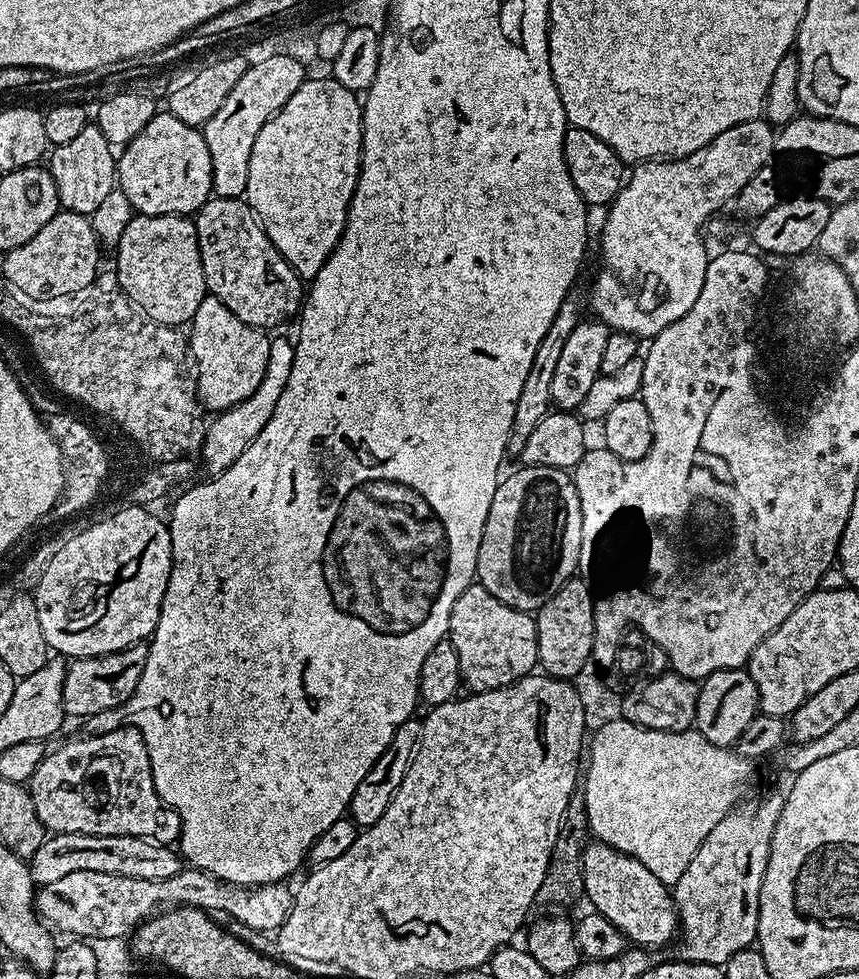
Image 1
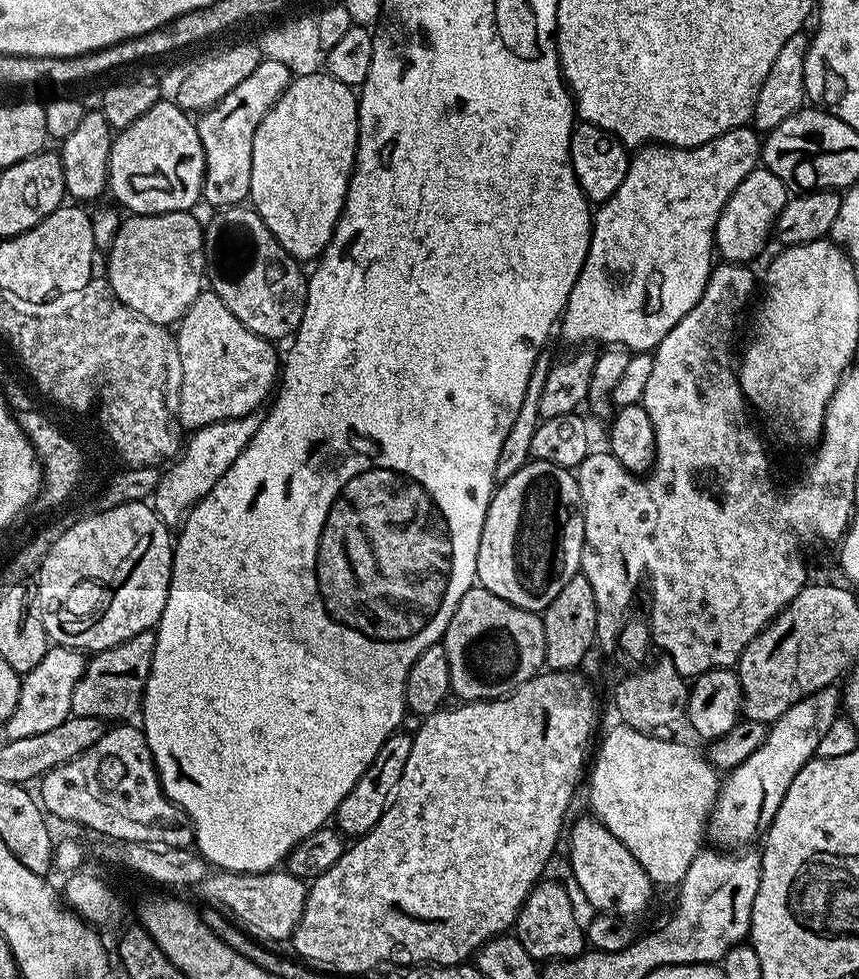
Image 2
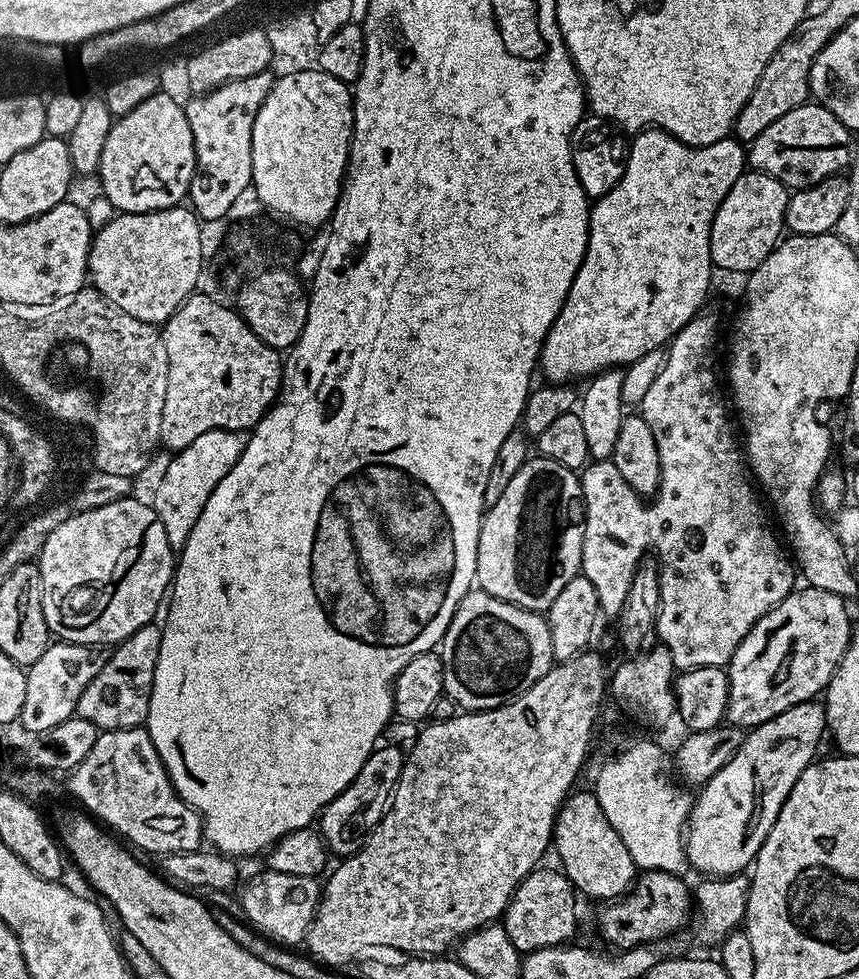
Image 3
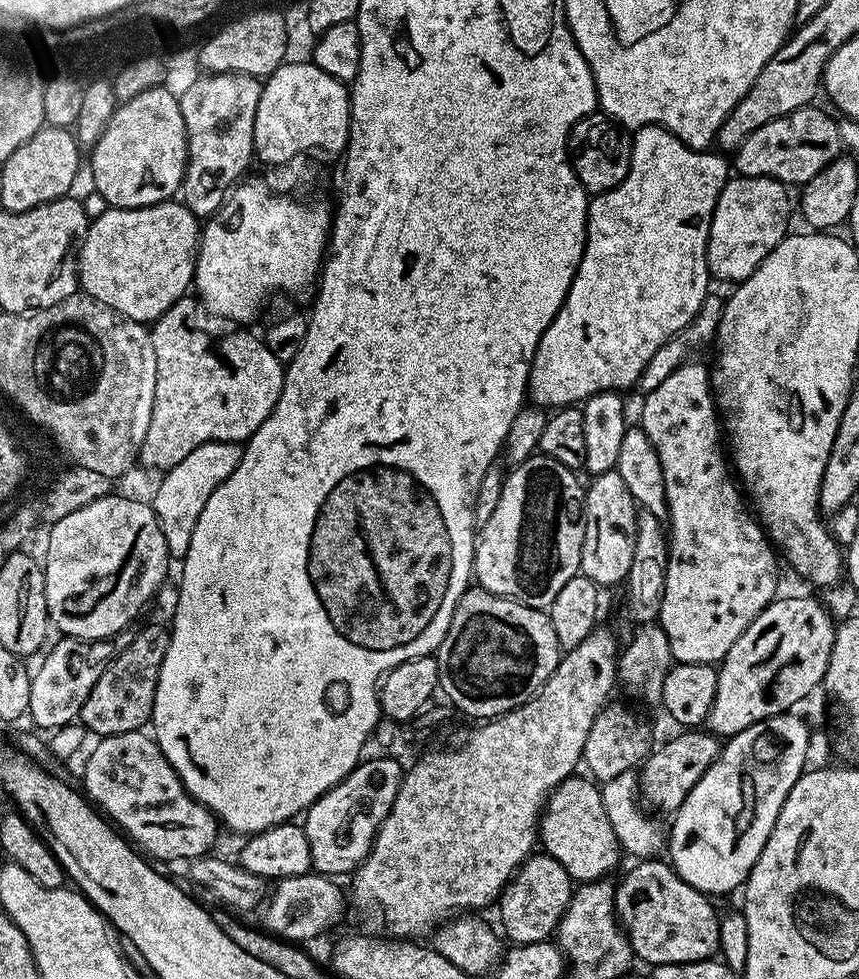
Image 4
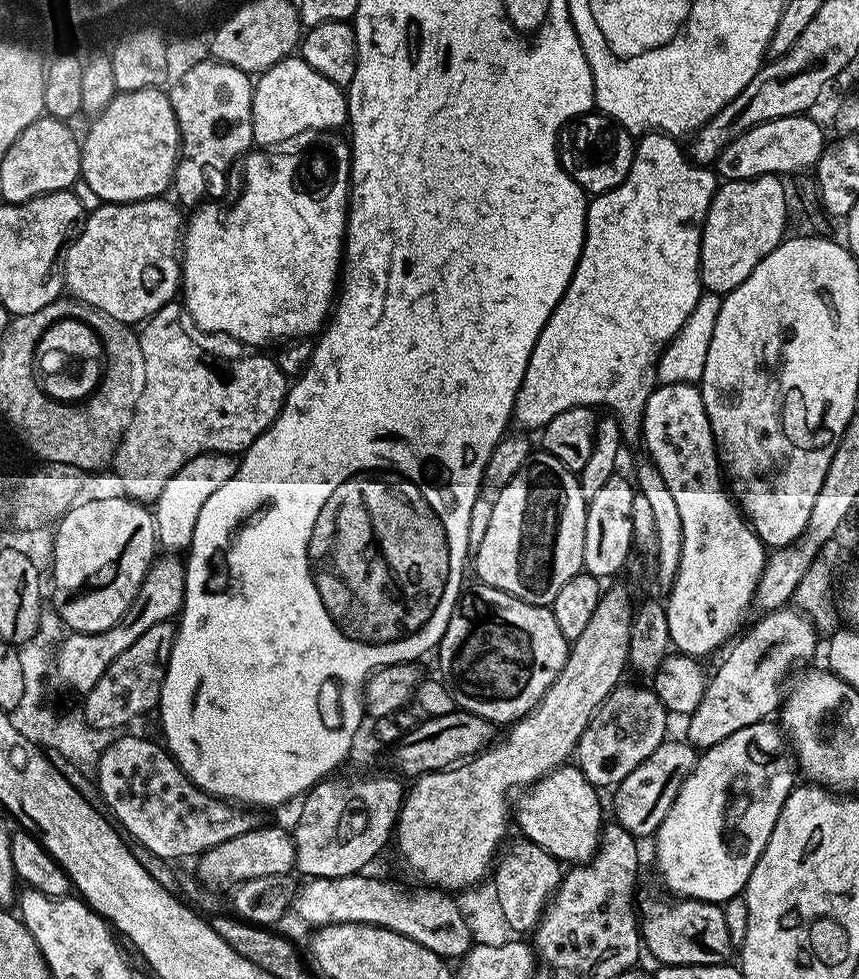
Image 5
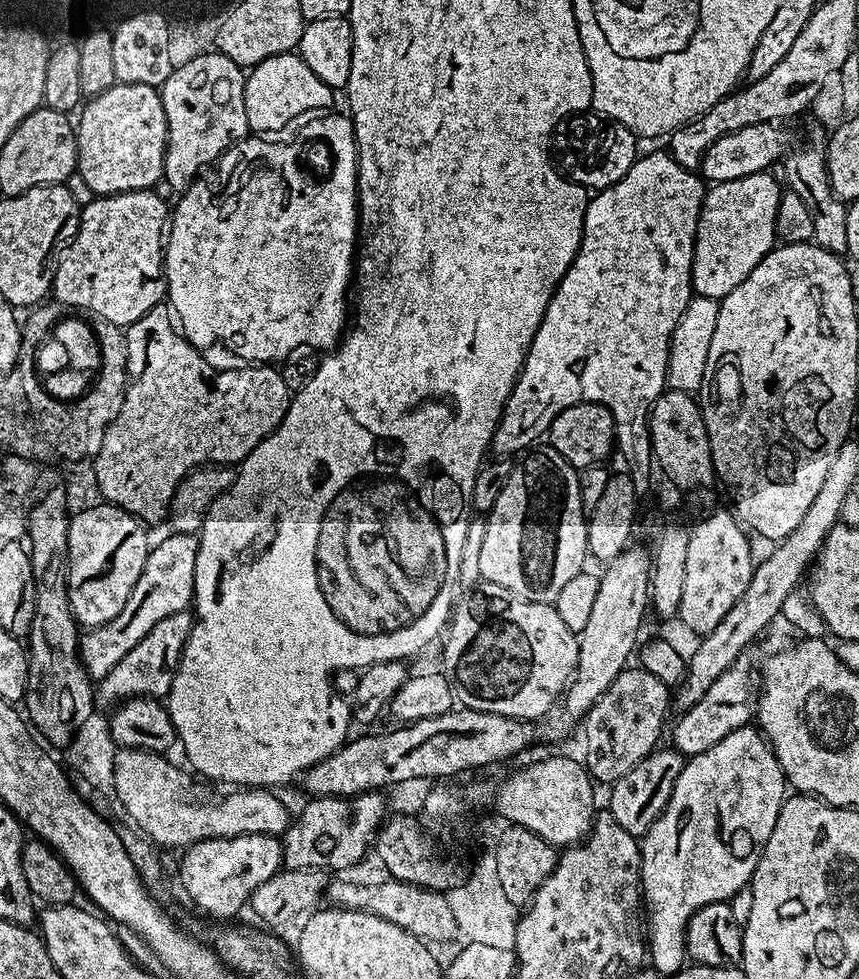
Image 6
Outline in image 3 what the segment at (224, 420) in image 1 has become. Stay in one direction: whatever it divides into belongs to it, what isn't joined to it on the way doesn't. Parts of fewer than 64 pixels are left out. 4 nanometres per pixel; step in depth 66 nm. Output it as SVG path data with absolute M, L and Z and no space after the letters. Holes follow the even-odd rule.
M210 430L201 437L194 438L190 446L179 449L168 464L162 478L159 480L151 504L166 531L167 542L174 552L184 548L194 522L202 512L202 507L215 486L233 469L234 463L242 456L242 451L248 445L248 432Z

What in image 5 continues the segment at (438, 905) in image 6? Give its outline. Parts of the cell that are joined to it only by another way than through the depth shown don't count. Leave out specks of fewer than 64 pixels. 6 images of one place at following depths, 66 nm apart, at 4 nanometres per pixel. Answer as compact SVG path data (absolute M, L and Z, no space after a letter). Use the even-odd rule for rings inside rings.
M369 874L342 878L312 878L299 885L294 896L297 912L313 929L328 924L373 924L394 930L444 957L445 961L459 961L474 947L470 926L457 901L449 893L431 886L399 888L386 880L375 880Z

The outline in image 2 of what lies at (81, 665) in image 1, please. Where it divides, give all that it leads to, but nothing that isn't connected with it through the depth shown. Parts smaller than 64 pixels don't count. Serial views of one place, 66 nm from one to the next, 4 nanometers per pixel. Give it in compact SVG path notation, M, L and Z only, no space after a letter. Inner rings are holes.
M149 630L134 634L134 638L126 638L126 642L118 646L95 653L88 660L82 678L78 678L78 686L74 686L72 715L105 722L131 721L128 719L141 711L144 702L144 687L150 674L155 645L156 633Z

